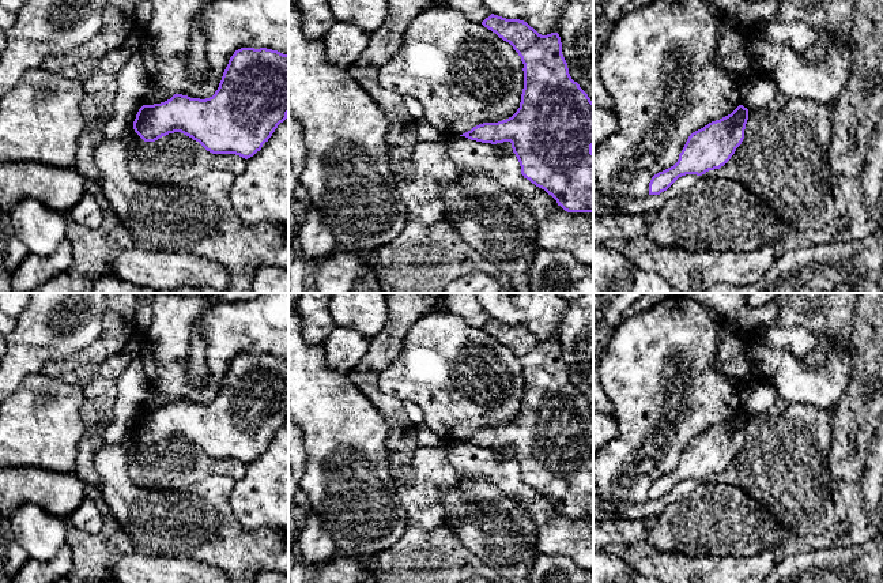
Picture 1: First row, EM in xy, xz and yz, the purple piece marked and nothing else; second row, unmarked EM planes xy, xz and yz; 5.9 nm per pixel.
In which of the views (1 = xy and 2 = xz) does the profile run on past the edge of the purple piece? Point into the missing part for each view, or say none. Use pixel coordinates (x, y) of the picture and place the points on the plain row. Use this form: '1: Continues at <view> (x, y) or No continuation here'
1: No continuation here
2: No continuation here

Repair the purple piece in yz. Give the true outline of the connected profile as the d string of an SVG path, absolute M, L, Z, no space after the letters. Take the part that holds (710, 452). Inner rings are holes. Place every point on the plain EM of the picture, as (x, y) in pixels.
M739 410L731 420L693 437L678 467L652 482L649 500L660 500L682 481L702 481L724 471L742 450L747 425L748 414Z

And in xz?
M494 319L486 323L482 330L509 347L521 362L524 394L520 413L512 422L498 428L479 429L460 441L491 450L510 447L524 484L544 494L567 518L593 518L593 407L571 384L562 360L559 339L542 341L524 326L506 324Z

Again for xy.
M241 353L230 362L218 395L210 403L174 399L170 405L143 410L133 426L144 447L181 437L212 459L253 462L288 420L288 360L267 353Z

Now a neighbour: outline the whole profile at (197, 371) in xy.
M197 319L193 326L192 338L189 341L189 360L188 375L192 385L203 385L208 376L208 368L205 361L205 338L203 334L203 319Z

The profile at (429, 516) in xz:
M419 445L412 458L412 473L412 484L396 485L397 494L408 515L408 526L434 529L445 518L438 499L459 479L449 463L446 445Z

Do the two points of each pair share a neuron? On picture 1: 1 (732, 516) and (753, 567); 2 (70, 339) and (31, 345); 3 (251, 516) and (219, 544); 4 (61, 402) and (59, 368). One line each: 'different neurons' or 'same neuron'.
1: different neurons
2: same neuron
3: different neurons
4: different neurons

